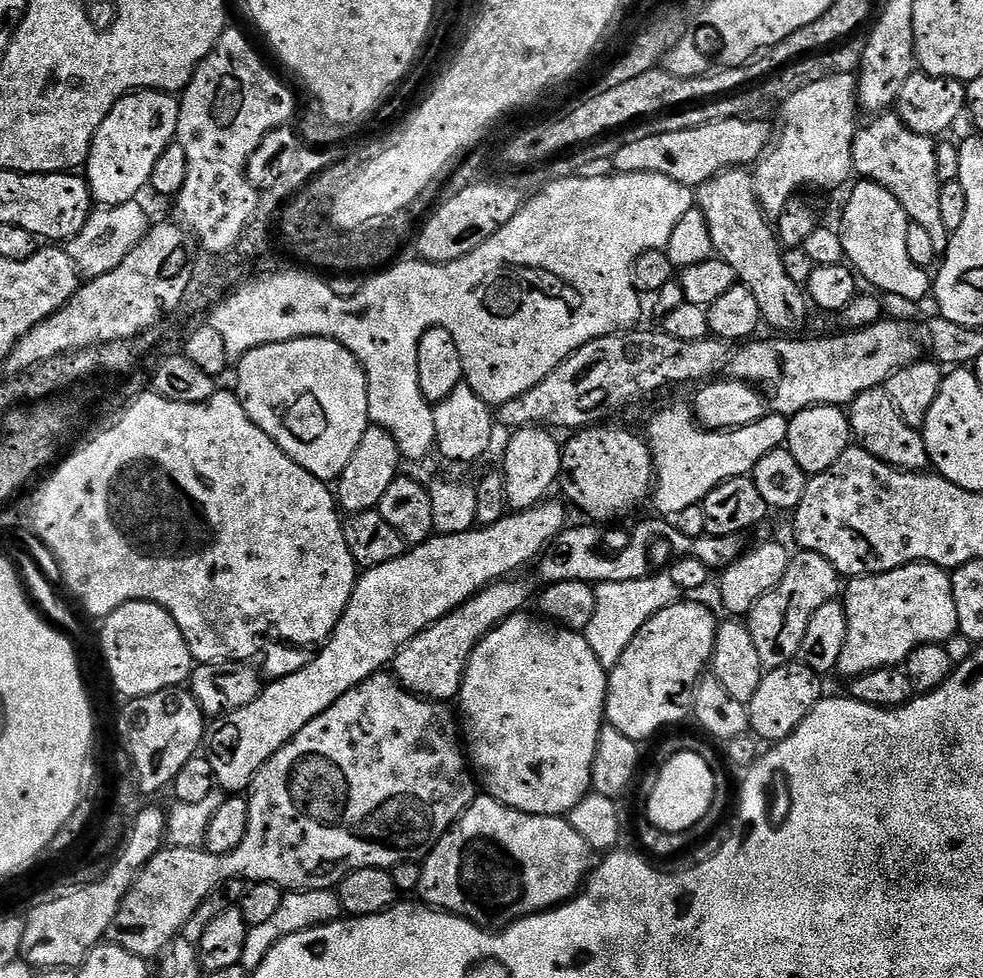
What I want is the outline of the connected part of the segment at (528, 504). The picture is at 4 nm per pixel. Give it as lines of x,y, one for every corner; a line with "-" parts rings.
529,426
513,431
504,452
502,471
506,478
506,498
512,512
525,512
549,499
548,491
557,487
562,466
562,444
544,426

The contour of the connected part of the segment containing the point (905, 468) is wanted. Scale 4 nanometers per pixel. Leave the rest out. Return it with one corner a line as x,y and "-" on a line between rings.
881,386
858,394
858,398
853,400
850,405
848,421
852,424
852,434
855,443
859,447
865,448
874,458
886,462
891,468
898,468
901,472
924,472
929,467
930,461
923,431
910,426
910,422
906,422
906,418
902,418
902,414
898,414
898,406
894,406
887,387

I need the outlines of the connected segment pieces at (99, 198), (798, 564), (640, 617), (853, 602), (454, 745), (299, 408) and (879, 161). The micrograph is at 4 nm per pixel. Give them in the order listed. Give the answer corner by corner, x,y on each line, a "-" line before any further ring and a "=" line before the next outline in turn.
155,90
129,92
112,107
110,114
102,122
102,126
98,126
98,134
94,134
92,148
88,151
86,179
88,188
92,191
93,201
97,205
113,208
119,204
125,204
137,199
141,195
139,192
151,185
154,165
176,140
179,113
180,102
175,95
=
803,550
797,553
797,556
795,553
789,559
782,582
778,582
778,586
774,586
770,594
762,597
746,617
750,638
754,638
754,647
758,650
758,658
762,658
765,669
793,663
800,655
802,638
806,638
806,626
810,626
814,610
837,599
842,592
840,573
834,565
826,562
826,558
822,558
822,554
=
641,574
637,580
623,580
622,582
604,581
595,585
596,605
594,606
594,618
590,618
590,626
582,629
582,635
594,650
598,662
606,670
611,670
622,658
626,646
634,642
638,630
658,614
666,606
677,603
681,599
680,589
674,586
671,575
648,576
=
907,564
877,576
849,579
842,603
848,629
846,646
842,646
842,658
838,658
836,667
844,678
903,665
918,646
944,644
960,631
952,577
936,564
=
384,670
377,672
368,680
363,680
358,687
334,701
325,712
318,714
318,718
311,720
285,748
275,752
257,772
246,796
248,825
246,826
246,838
242,838
238,850
225,856
215,856
199,847
197,847
198,849
171,848
171,846
161,848
159,854
137,876
136,883
126,894
110,929
111,943
145,958
153,958
152,956
156,955
159,957
179,936
186,926
186,922
190,922
190,918
196,913
198,906
202,906
202,902
213,895
212,891
220,883
219,888
225,882
243,878
242,876
245,876
248,882
268,880
271,884
277,884
279,888
285,890
335,889
344,877
359,868
387,868
391,870
401,864
403,860
416,862
427,856
432,850
434,841
441,840
449,832
453,824
463,816
464,809
468,808
478,795
478,784
474,779
474,772
470,767
465,745
462,743
462,732
458,727
457,713
453,709
452,713
448,708
451,707
447,703
426,700
422,696
416,696
412,692
406,691
396,680
395,675
=
298,338
267,344
238,361
235,391
246,414
298,466
332,482
370,427
364,367
337,340
=
880,114
868,125
861,127
852,144
852,166
860,180
873,180
878,186
890,190
894,198
906,210
909,221
934,238
934,250
938,254
948,251
950,234
946,226
942,226
942,213
938,206
941,180
938,178
938,162
936,161
937,141
930,136
914,134
902,122
899,114

